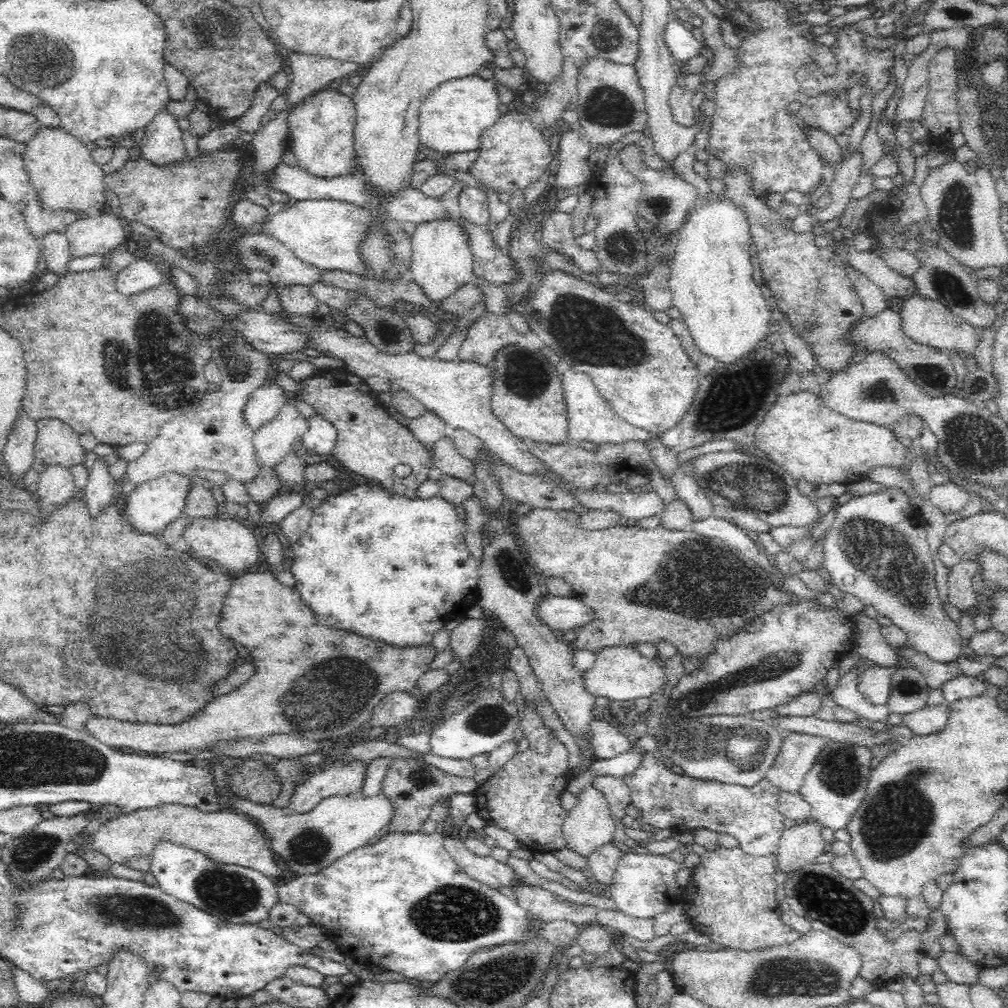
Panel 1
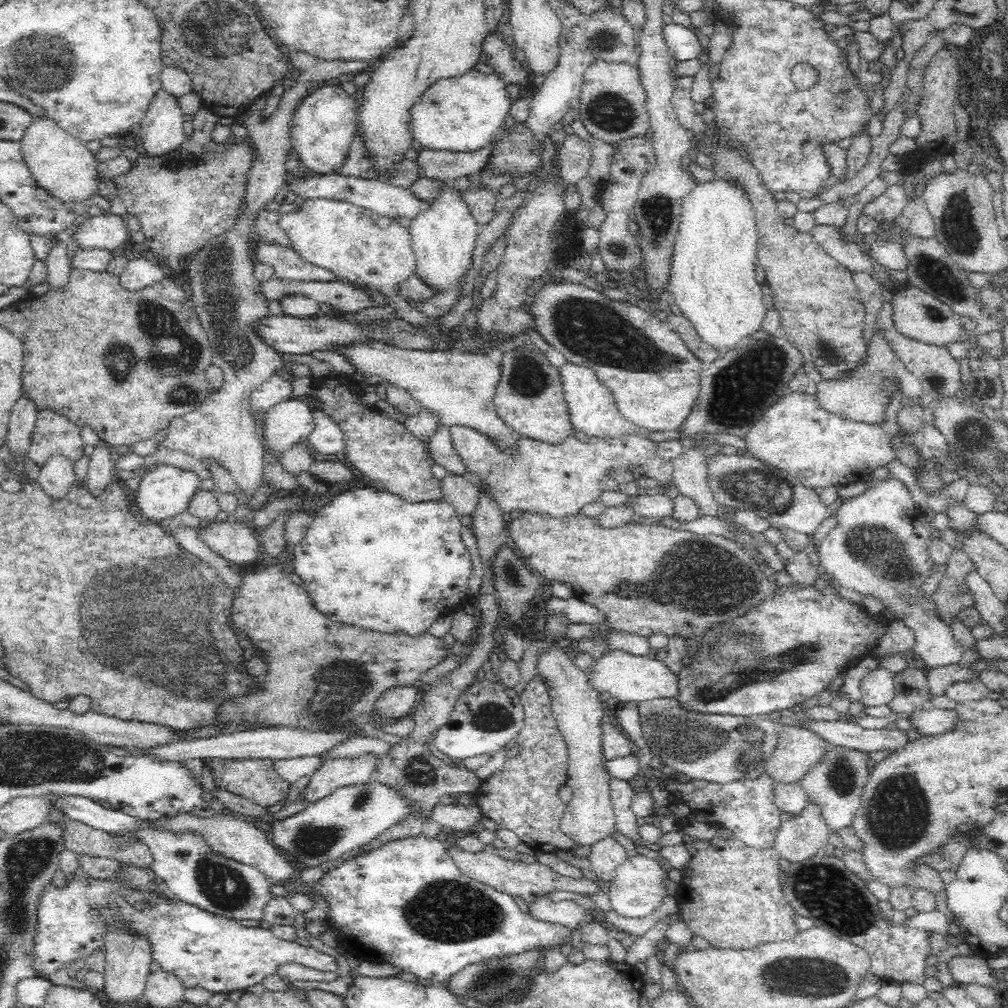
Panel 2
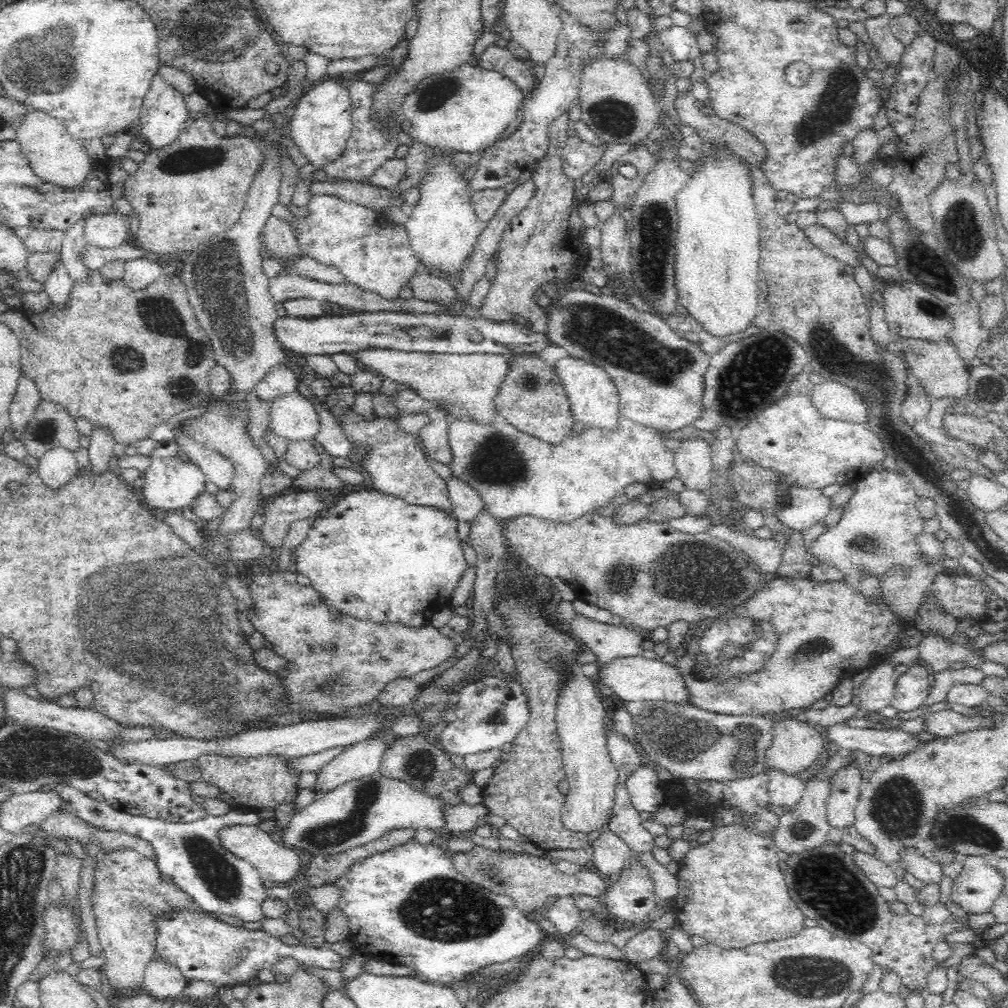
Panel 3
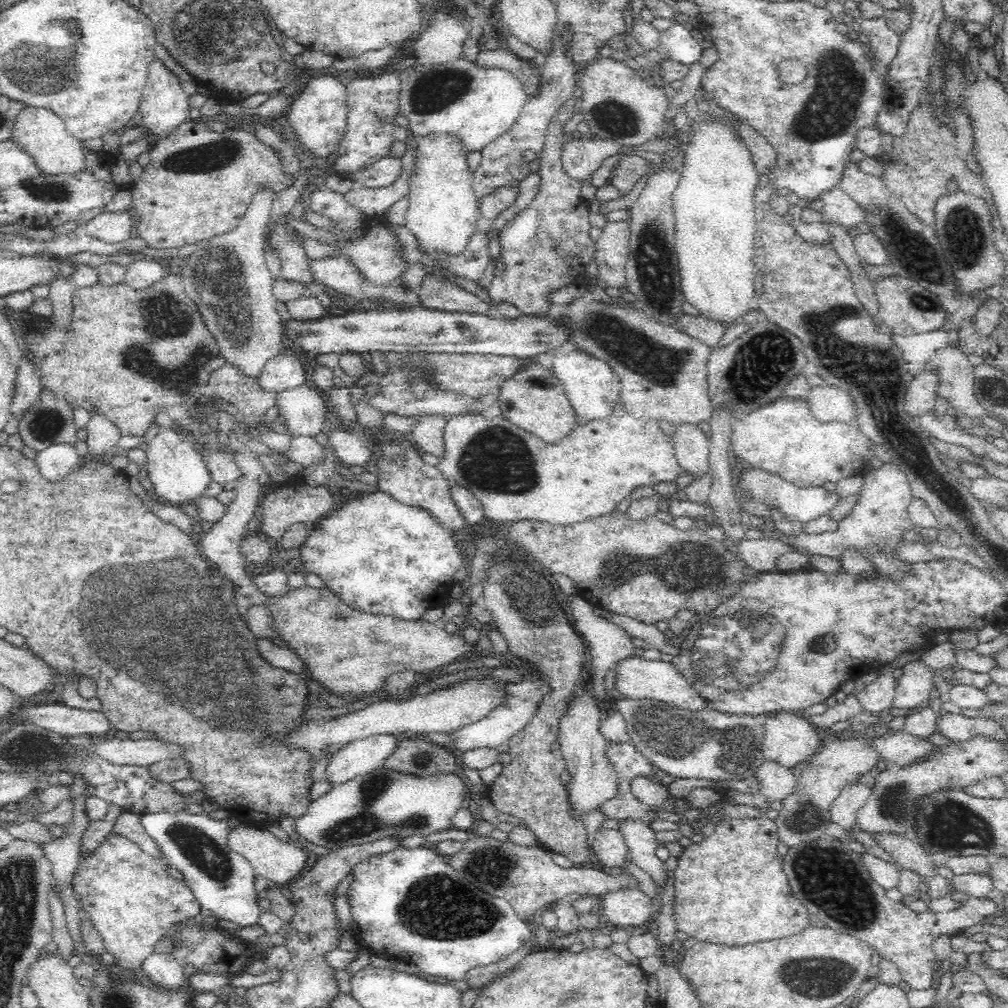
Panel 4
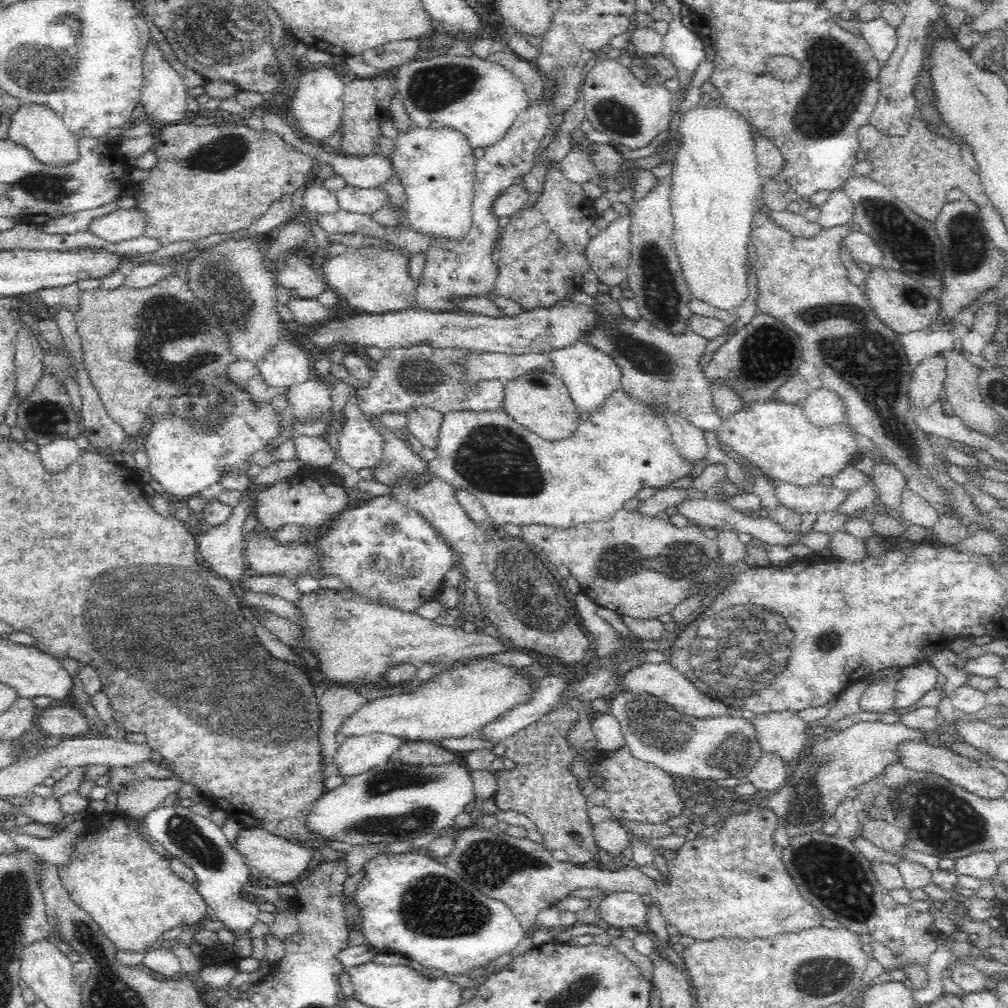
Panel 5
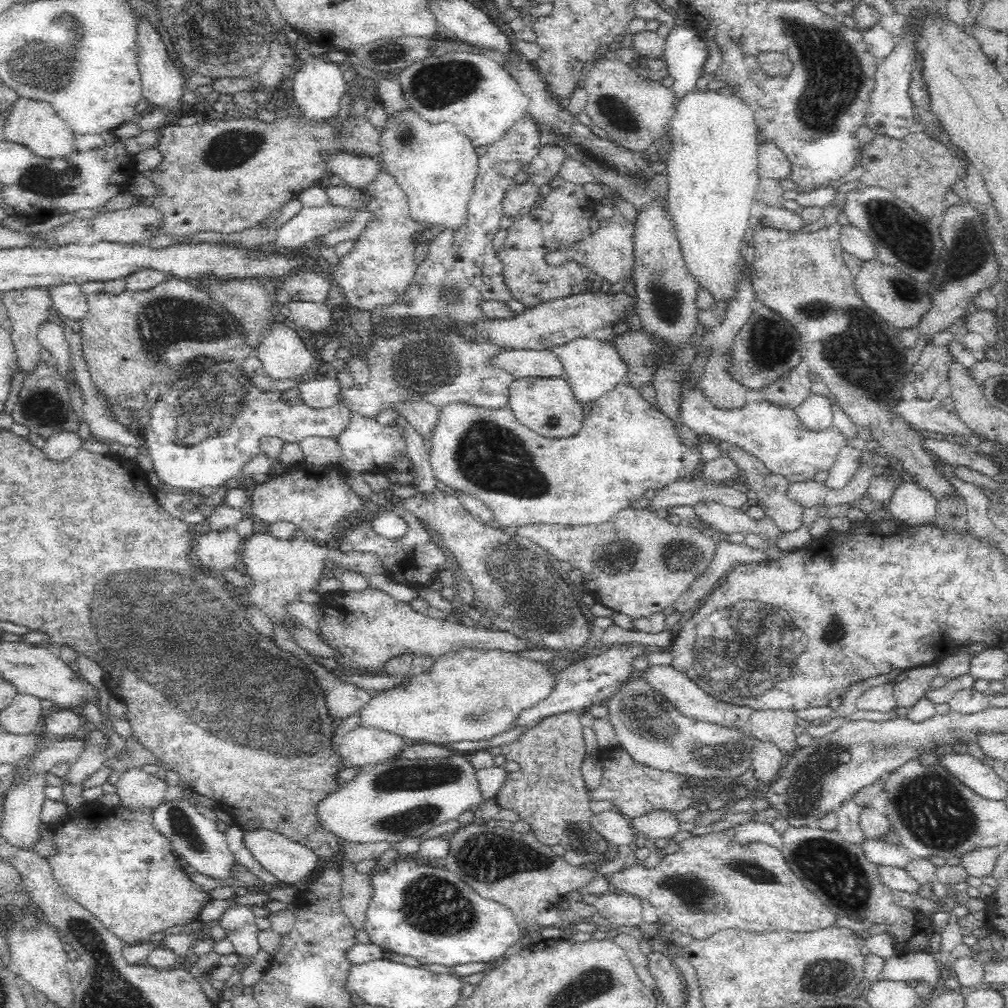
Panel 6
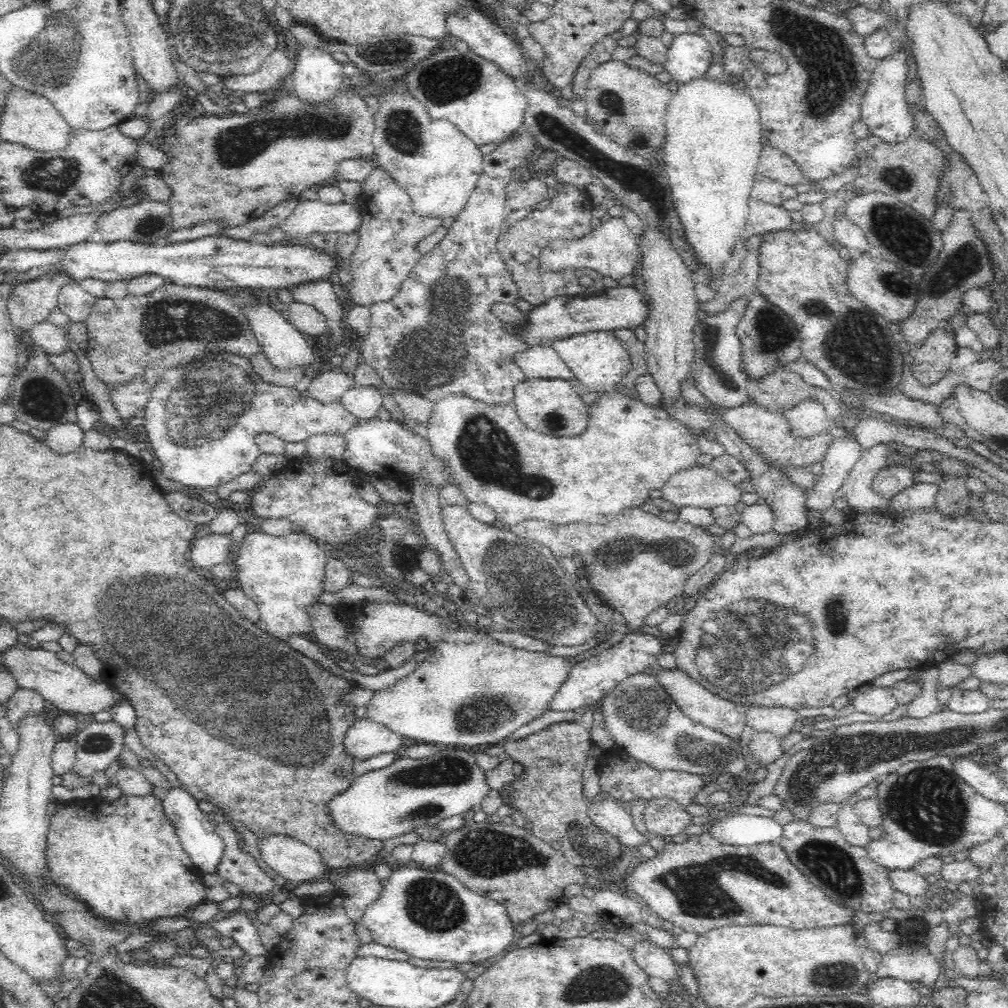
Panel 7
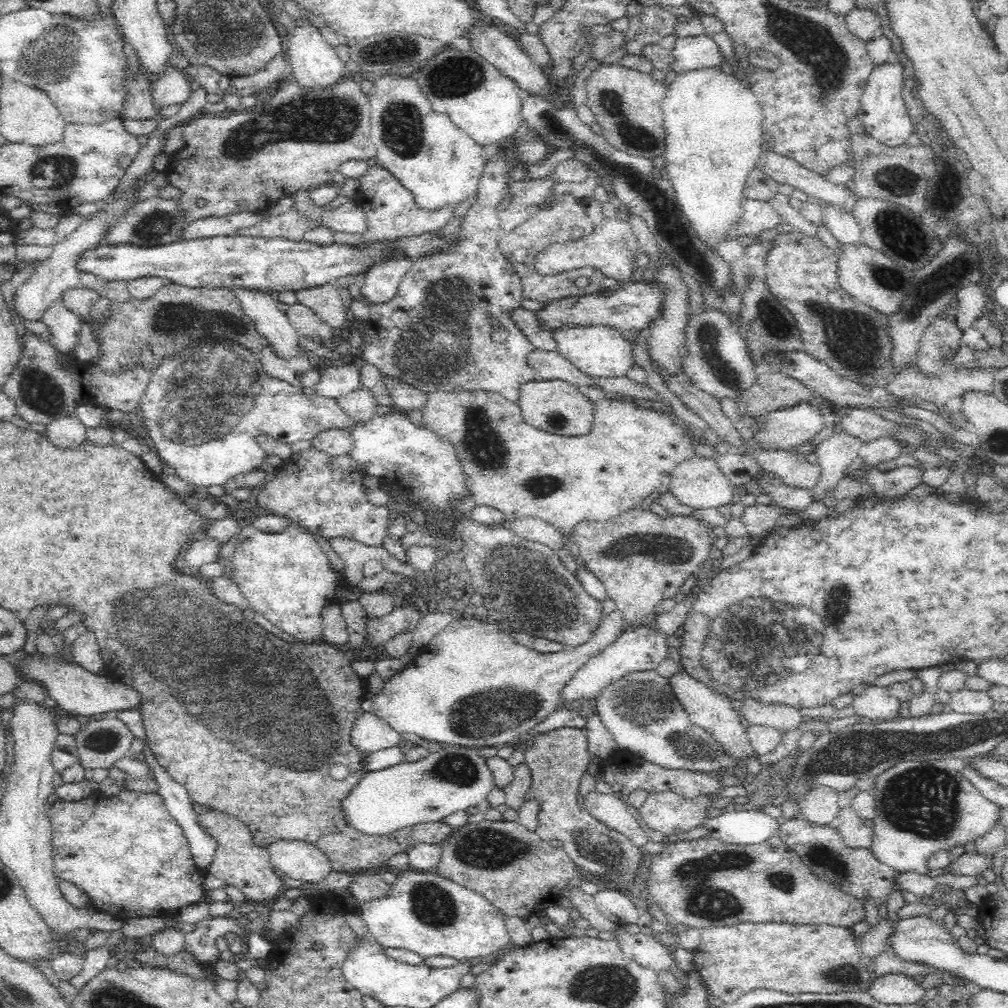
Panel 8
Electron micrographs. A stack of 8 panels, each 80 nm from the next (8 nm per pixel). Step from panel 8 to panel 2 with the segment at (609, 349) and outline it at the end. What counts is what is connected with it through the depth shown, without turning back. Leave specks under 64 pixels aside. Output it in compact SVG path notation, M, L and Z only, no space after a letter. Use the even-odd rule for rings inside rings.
M564 360L560 364L559 375L561 376L564 396L568 403L573 430L580 430L580 432L587 435L610 435L612 437L632 432L632 429L629 428L632 426L622 417L618 410L612 391L600 379L596 371L584 367L584 365Z

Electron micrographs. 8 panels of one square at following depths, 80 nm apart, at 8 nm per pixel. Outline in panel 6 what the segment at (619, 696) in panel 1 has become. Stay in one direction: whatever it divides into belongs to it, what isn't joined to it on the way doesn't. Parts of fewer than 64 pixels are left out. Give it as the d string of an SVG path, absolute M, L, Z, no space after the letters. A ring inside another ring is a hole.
M654 665L649 666L640 672L645 680L657 691L662 693L670 704L673 704L678 711L684 716L700 721L704 724L707 723L728 728L729 730L746 730L749 724L751 708L746 706L738 706L722 699L711 697L698 684L695 684L688 676L682 672L675 670L671 665Z

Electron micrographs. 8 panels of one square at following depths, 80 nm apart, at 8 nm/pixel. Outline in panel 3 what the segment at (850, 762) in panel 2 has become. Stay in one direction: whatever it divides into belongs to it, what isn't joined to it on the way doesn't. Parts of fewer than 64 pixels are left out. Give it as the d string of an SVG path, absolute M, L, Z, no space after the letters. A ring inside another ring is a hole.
M849 767L833 776L826 800L827 819L831 827L843 829L854 824L855 808L863 784L860 770L861 767Z

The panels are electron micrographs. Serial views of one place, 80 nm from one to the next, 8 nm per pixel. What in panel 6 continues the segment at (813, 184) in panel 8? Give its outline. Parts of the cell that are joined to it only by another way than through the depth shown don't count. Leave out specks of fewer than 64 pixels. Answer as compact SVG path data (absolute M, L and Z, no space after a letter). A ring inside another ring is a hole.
M762 142L758 154L758 175L773 181L786 180L792 175L790 160L773 143Z

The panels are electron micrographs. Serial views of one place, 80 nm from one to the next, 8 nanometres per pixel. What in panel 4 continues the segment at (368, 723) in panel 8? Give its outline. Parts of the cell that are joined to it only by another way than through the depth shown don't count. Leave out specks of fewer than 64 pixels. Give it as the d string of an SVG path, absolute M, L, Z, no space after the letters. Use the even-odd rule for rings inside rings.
M384 734L348 742L328 762L328 779L332 784L340 784L374 770L394 753L400 739Z

